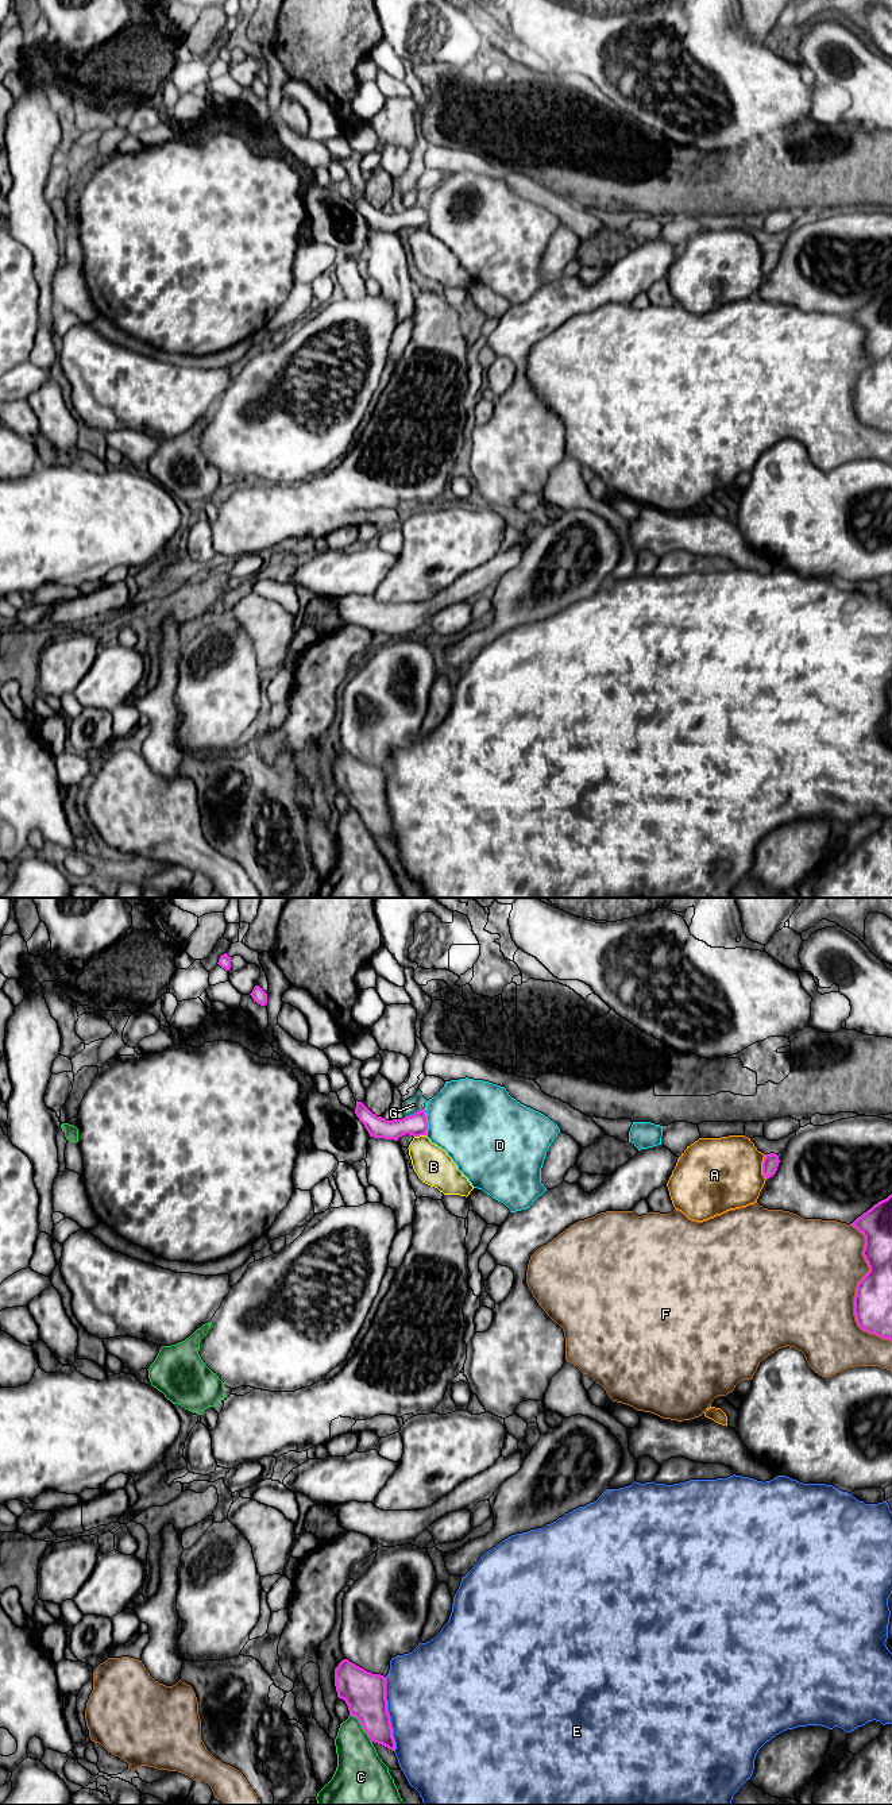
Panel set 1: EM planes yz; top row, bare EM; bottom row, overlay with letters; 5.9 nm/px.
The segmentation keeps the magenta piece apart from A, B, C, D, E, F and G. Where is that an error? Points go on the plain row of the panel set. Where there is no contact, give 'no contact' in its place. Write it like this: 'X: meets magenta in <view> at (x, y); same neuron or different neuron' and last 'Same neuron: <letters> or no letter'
A: meets magenta in yz at (763, 259); different neuron
B: meets magenta in yz at (420, 227); different neuron
C: meets magenta in yz at (362, 820); different neuron
D: meets magenta in yz at (427, 215); different neuron
E: meets magenta in yz at (387, 806); different neuron
F: meets magenta in yz at (856, 384); different neuron
G: meets magenta in yz at (414, 205); different neuron
Same neuron: no letter

